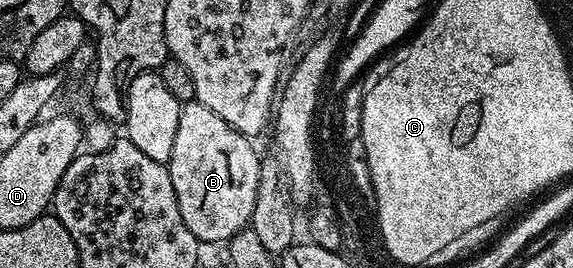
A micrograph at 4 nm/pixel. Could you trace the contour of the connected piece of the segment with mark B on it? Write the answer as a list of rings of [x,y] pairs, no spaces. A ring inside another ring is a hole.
[[[188,102],[181,107],[174,150],[170,150],[168,173],[174,182],[182,222],[205,245],[219,240],[228,242],[243,228],[249,227],[254,198],[258,194],[261,157],[252,149],[253,141],[234,130],[214,110]]]

